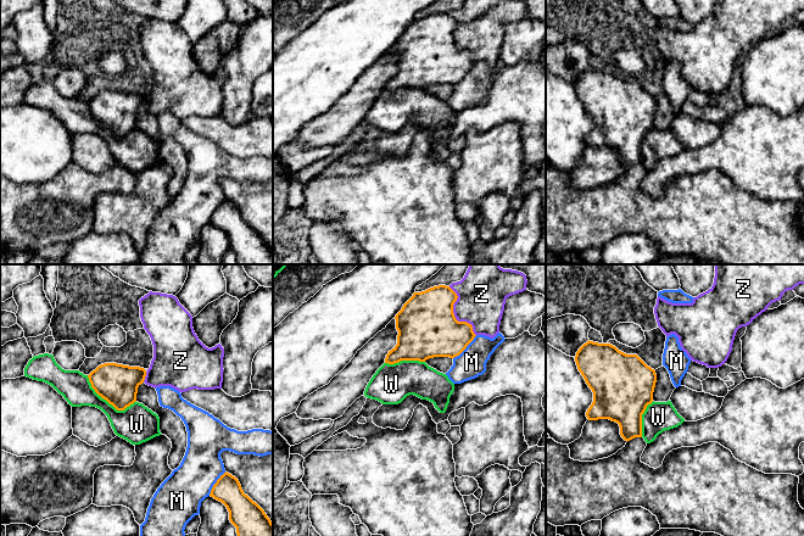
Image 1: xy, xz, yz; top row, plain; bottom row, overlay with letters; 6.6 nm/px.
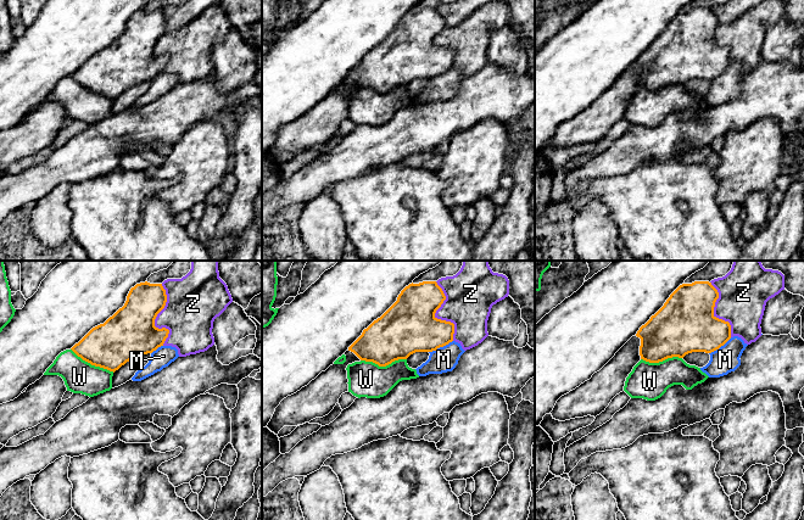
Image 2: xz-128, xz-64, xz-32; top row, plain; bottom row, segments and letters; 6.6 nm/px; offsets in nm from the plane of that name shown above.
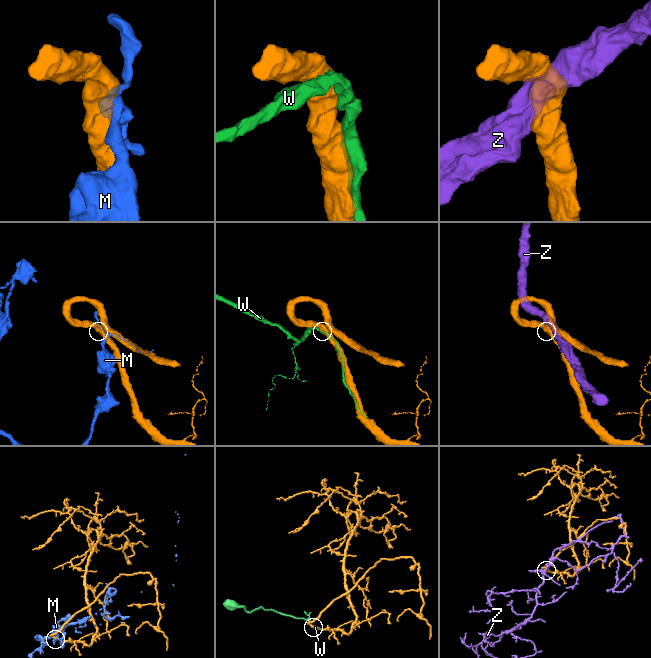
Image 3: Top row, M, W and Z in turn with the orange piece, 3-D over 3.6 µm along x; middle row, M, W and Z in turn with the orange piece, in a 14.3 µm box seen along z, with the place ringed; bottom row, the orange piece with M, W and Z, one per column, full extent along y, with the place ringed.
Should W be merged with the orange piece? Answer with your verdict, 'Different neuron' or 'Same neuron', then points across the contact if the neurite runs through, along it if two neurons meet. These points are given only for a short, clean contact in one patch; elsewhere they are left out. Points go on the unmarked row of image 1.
Same neuron

